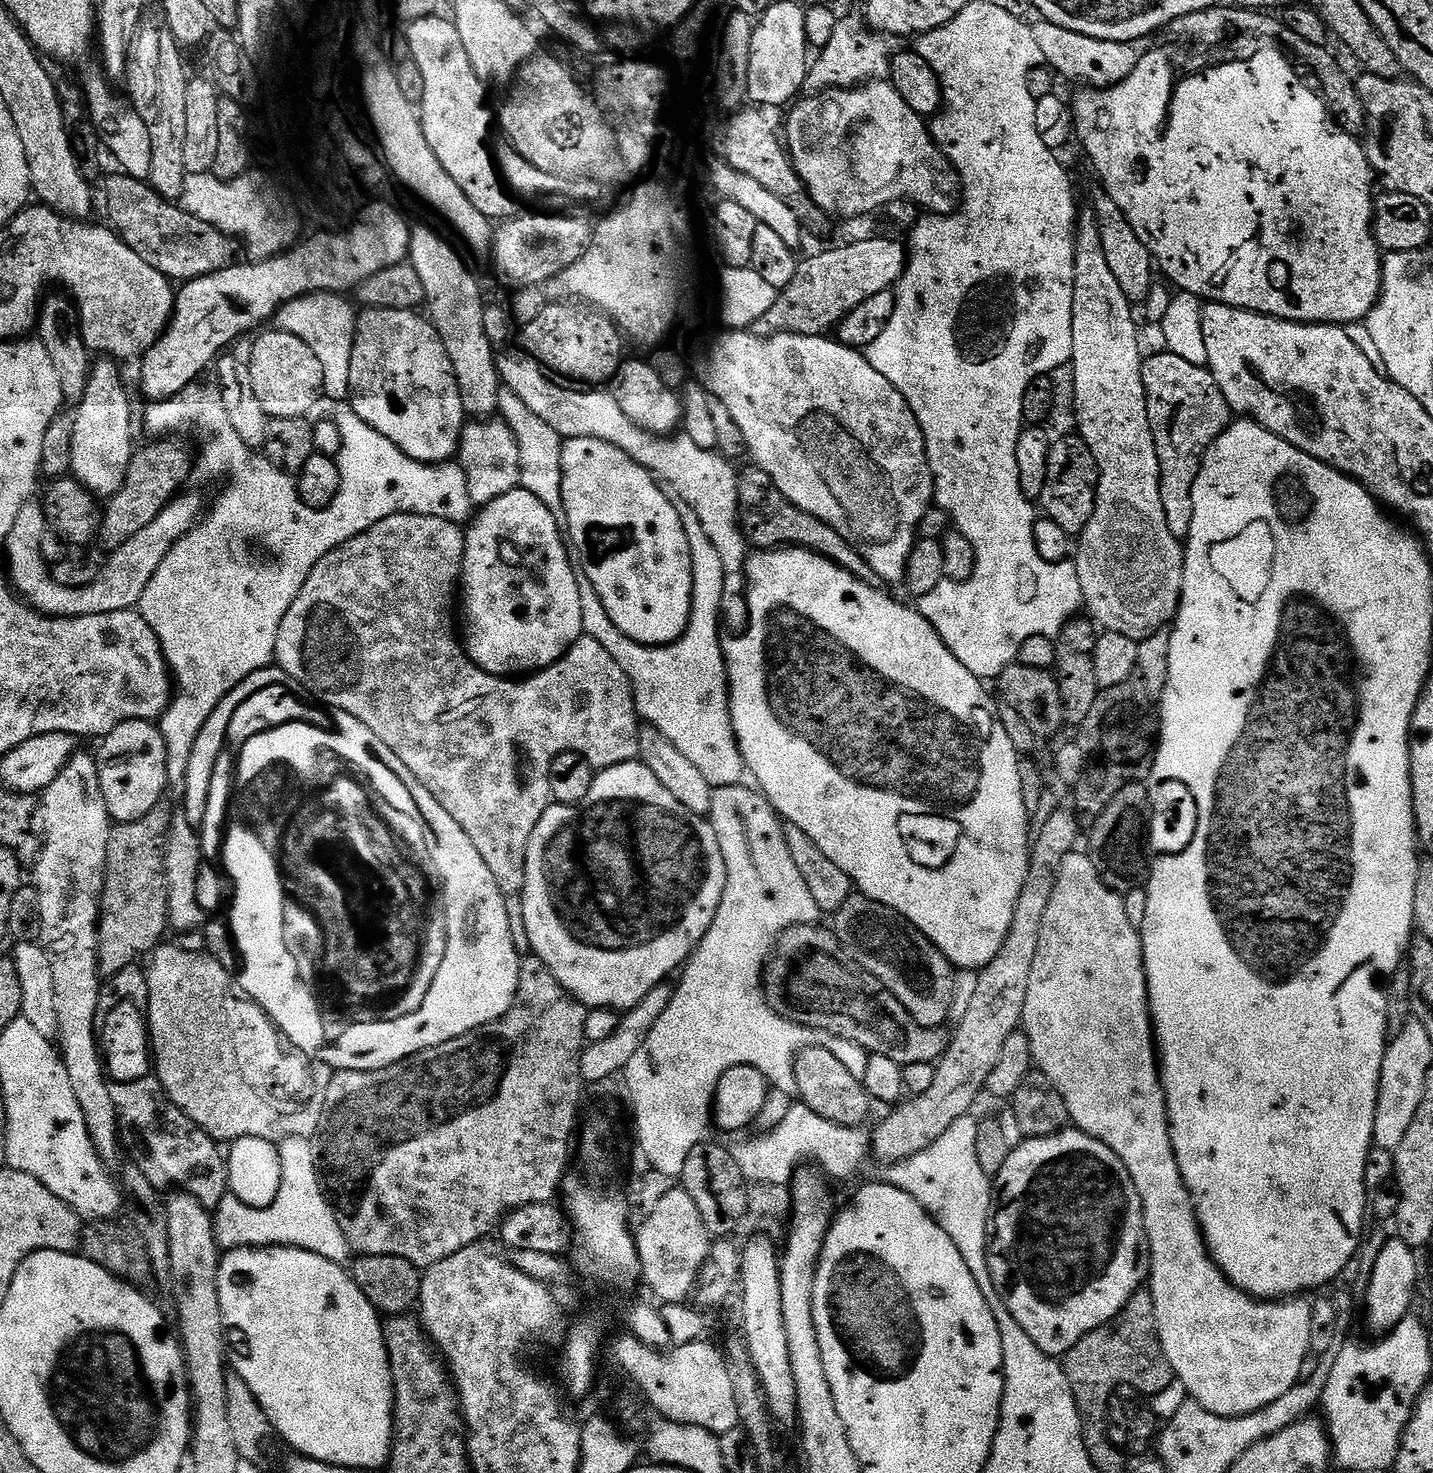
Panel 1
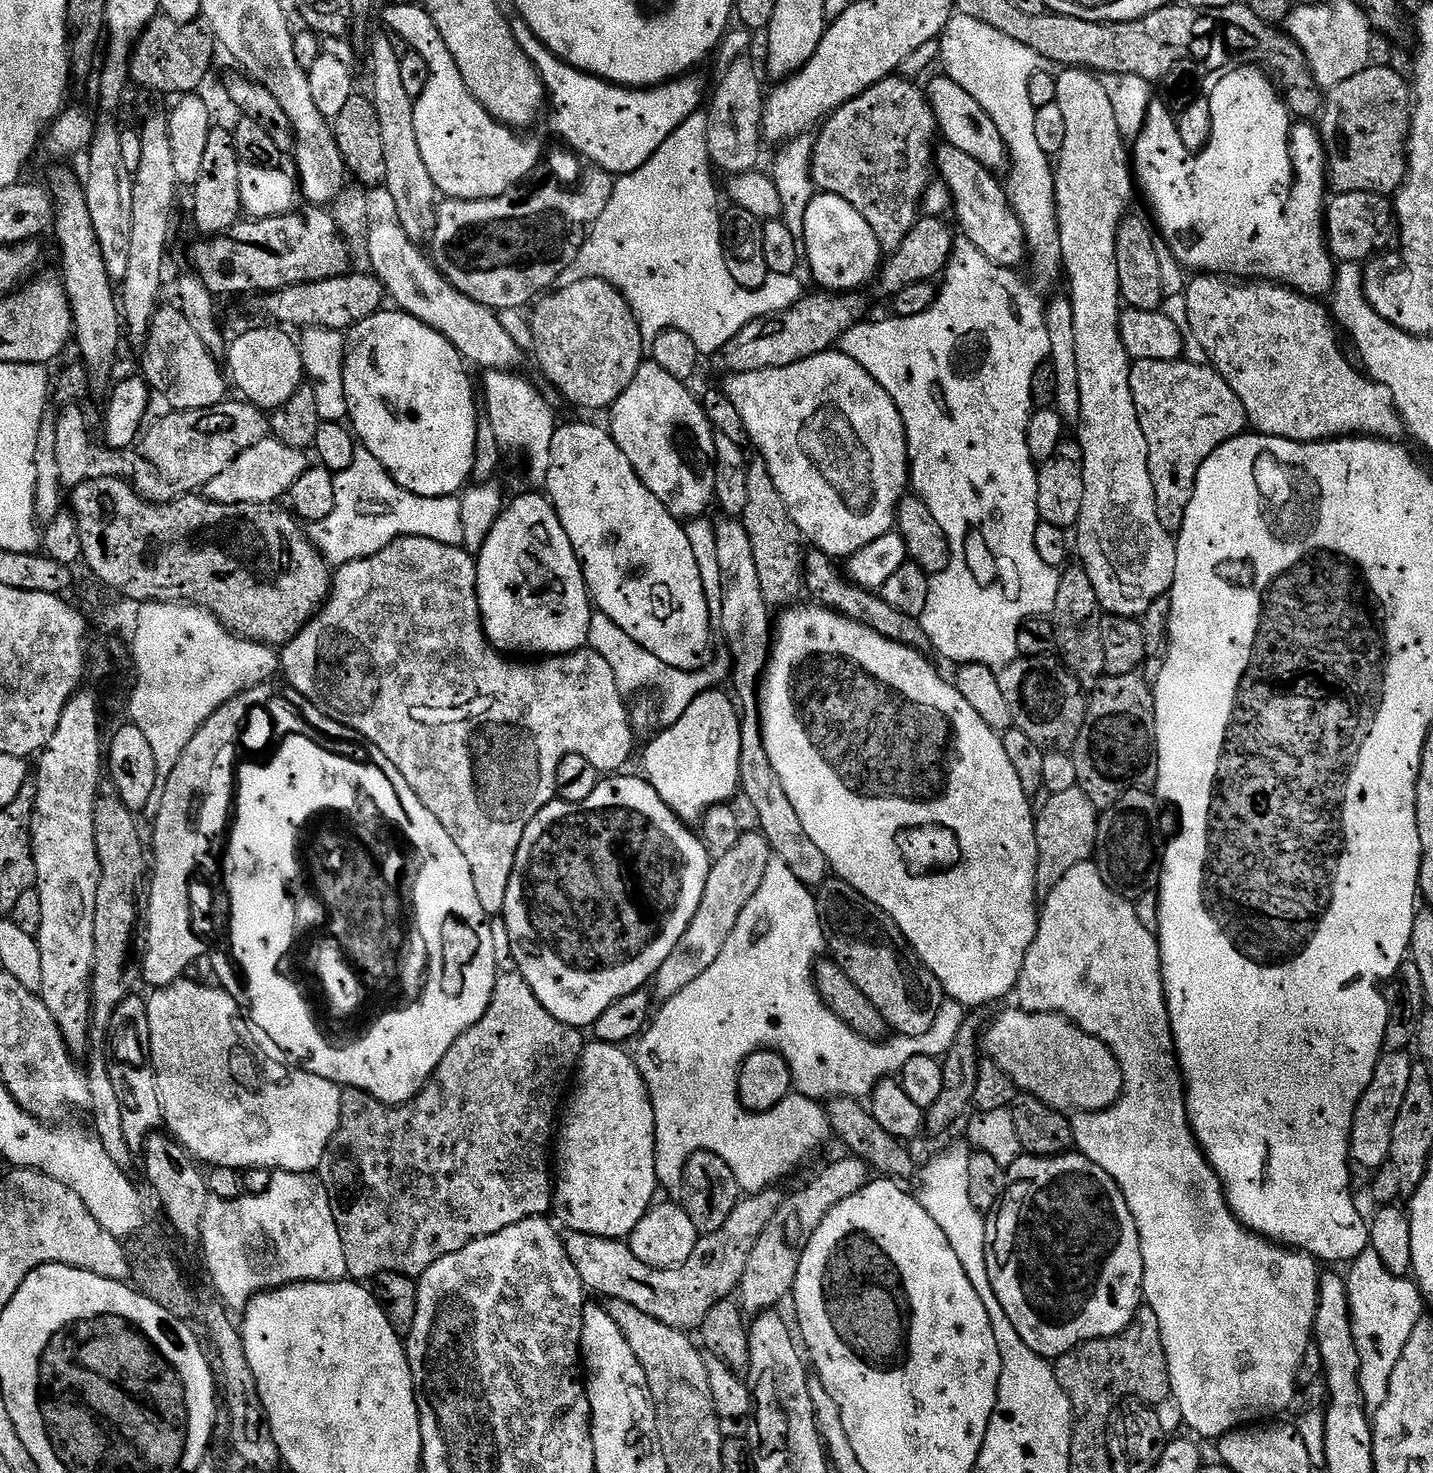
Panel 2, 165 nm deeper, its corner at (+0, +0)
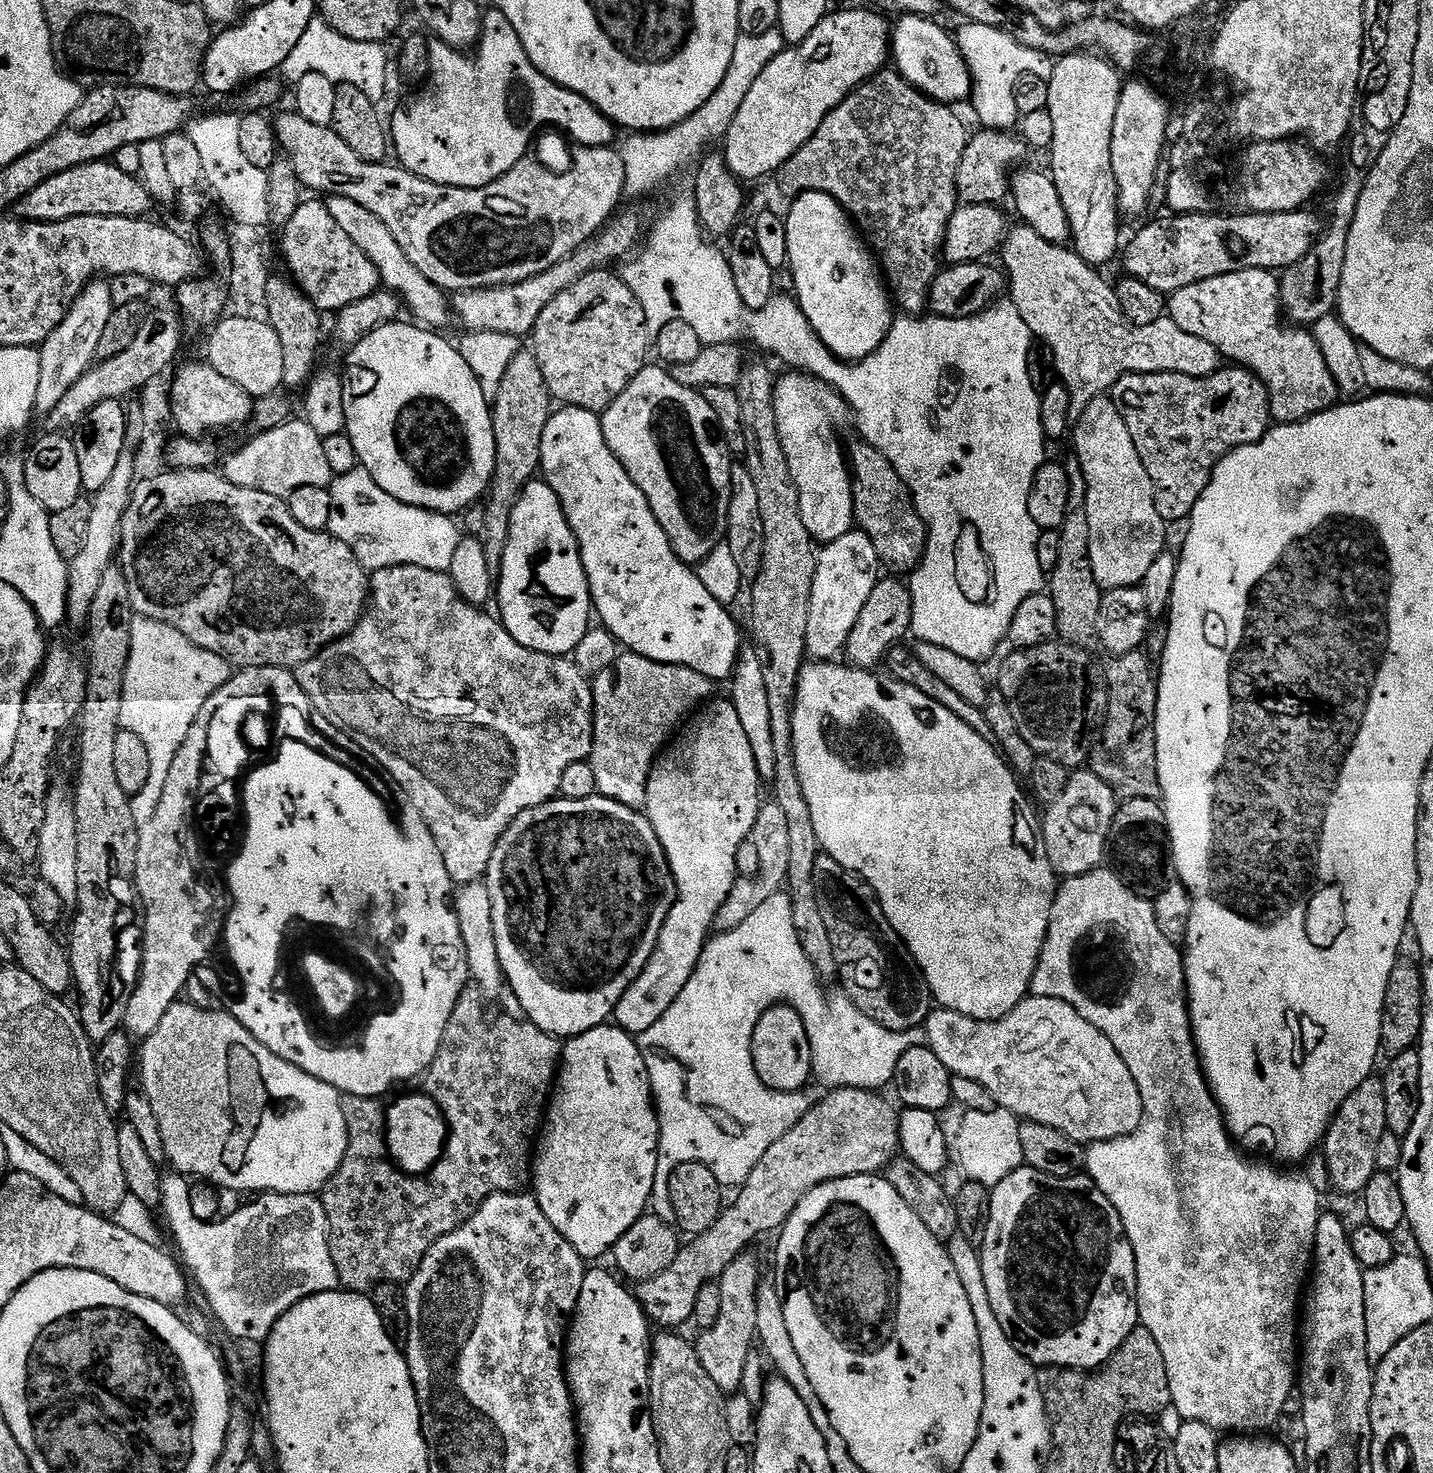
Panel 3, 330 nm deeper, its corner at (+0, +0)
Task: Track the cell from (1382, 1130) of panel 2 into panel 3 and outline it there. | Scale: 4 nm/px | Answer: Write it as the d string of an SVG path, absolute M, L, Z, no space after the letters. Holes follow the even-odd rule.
M1369 1078L1354 1090L1354 1094L1350 1094L1350 1098L1346 1098L1346 1102L1332 1119L1328 1133L1324 1135L1324 1164L1328 1167L1328 1176L1338 1191L1363 1193L1367 1183L1377 1173L1378 1141L1386 1131L1388 1123L1384 1081L1380 1078Z

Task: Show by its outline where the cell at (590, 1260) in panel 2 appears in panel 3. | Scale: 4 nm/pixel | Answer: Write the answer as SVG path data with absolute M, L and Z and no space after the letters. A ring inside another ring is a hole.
M834 1088L827 1093L829 1096L824 1096L820 1101L813 1103L809 1107L807 1114L802 1118L802 1122L798 1122L798 1126L794 1126L794 1130L786 1130L786 1134L782 1134L782 1138L778 1138L778 1142L774 1142L774 1146L770 1146L770 1150L766 1150L766 1154L762 1154L762 1162L758 1162L758 1166L754 1166L754 1170L750 1170L750 1178L746 1178L746 1182L735 1193L736 1201L729 1203L727 1207L723 1209L718 1218L718 1222L714 1222L714 1226L710 1226L710 1230L706 1230L701 1236L691 1237L681 1247L680 1252L674 1258L674 1262L666 1269L662 1274L658 1274L654 1278L649 1280L639 1281L638 1287L635 1289L634 1295L640 1304L644 1308L644 1314L648 1317L649 1321L653 1325L661 1324L661 1329L664 1330L676 1330L679 1324L684 1324L687 1320L691 1321L696 1315L694 1310L694 1302L698 1300L698 1290L702 1290L702 1286L719 1281L720 1275L726 1270L726 1266L730 1266L730 1262L734 1262L738 1257L745 1255L749 1251L748 1248L756 1239L759 1238L763 1232L775 1233L777 1230L784 1227L785 1222L790 1218L790 1214L798 1206L798 1202L802 1202L802 1198L806 1198L806 1194L810 1194L810 1190L814 1190L818 1186L822 1186L826 1182L831 1180L841 1180L842 1178L850 1178L851 1176L870 1176L873 1174L880 1174L887 1169L888 1165L893 1160L897 1159L898 1153L901 1151L900 1138L899 1138L899 1124L900 1115L897 1105L891 1104L888 1100L883 1100L880 1097L881 1093L876 1090L869 1090L866 1088Z

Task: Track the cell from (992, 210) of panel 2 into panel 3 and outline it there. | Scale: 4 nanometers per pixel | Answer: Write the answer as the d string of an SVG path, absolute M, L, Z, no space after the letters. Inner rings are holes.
M1027 226L1019 227L1009 231L1002 245L1006 288L1012 304L1018 306L1018 314L1022 314L1022 322L1030 326L1033 337L1039 343L1041 340L1052 351L1052 360L1060 375L1057 376L1059 383L1067 386L1070 394L1070 414L1073 418L1080 417L1094 398L1111 393L1113 386L1131 372L1177 372L1202 378L1220 371L1220 351L1210 346L1206 338L1194 338L1194 334L1182 330L1170 318L1150 322L1150 326L1129 324L1116 297L1115 287L1111 283L1108 285L1093 265L1087 264L1071 247L1048 242Z

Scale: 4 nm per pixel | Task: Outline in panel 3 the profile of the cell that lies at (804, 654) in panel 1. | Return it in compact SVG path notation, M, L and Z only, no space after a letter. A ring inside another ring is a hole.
M840 662L805 663L796 687L796 705L792 708L792 745L798 766L798 780L802 782L802 794L806 794L806 806L810 806L814 834L818 834L823 855L834 858L834 862L855 872L864 883L870 885L890 926L894 926L908 953L922 970L932 991L933 1001L939 1007L966 1014L975 1020L1002 1018L1029 995L1034 970L1046 942L1052 903L1056 901L1058 877L1046 854L1041 817L1038 812L1036 816L1037 809L1026 792L1024 797L1020 789L1021 781L1008 767L1008 761L998 751L997 745L966 726L958 714L950 714L946 706L926 698L926 694L913 684L892 682L887 688L875 676L875 671L836 663Z

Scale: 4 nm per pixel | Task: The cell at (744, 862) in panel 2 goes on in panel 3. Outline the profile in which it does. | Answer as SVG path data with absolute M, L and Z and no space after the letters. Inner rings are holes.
M775 802L761 803L758 810L758 818L752 827L751 840L754 846L758 846L758 862L760 863L760 875L755 878L740 878L730 890L726 902L722 902L722 908L718 910L714 925L717 933L734 930L734 926L740 926L766 902L774 893L785 887L790 870L790 830L786 826L786 814L782 814L782 806Z

